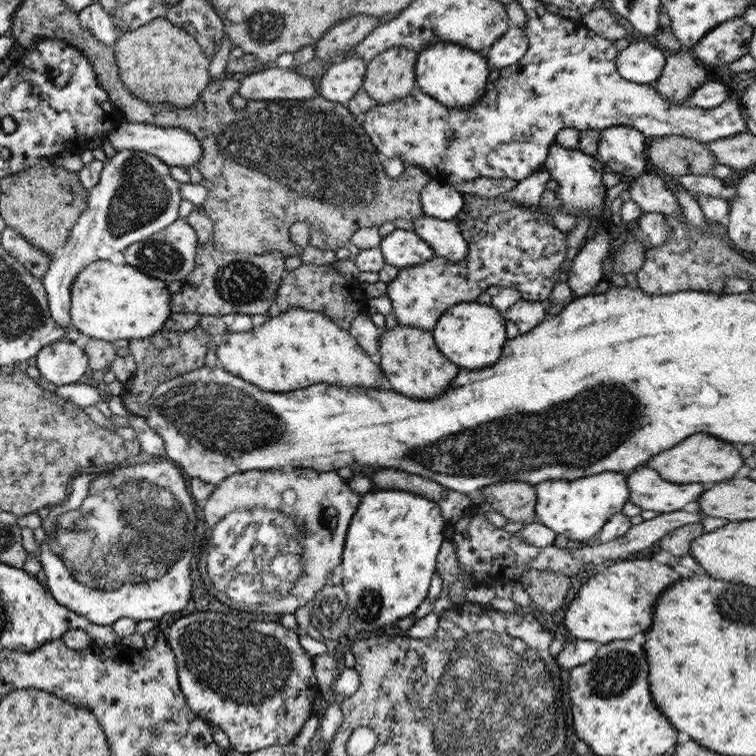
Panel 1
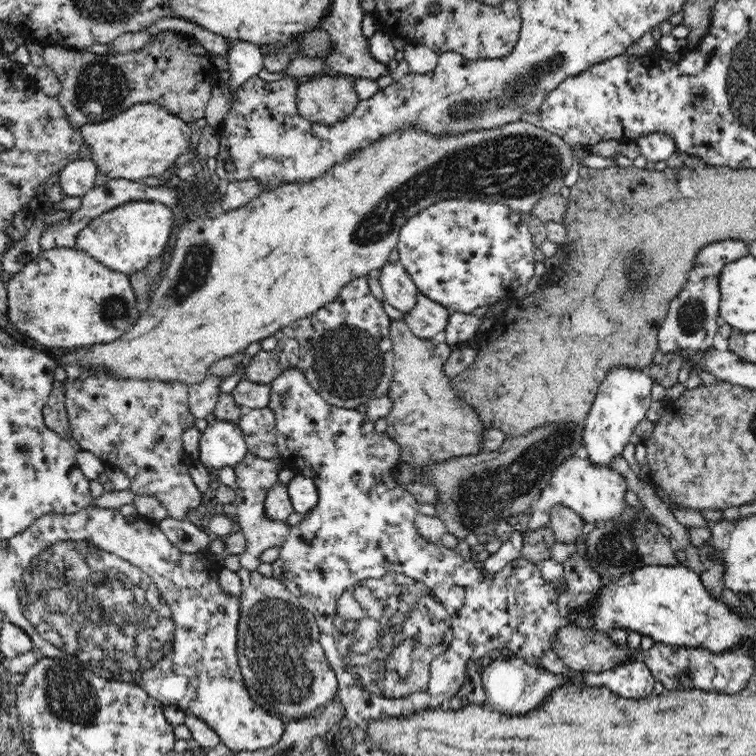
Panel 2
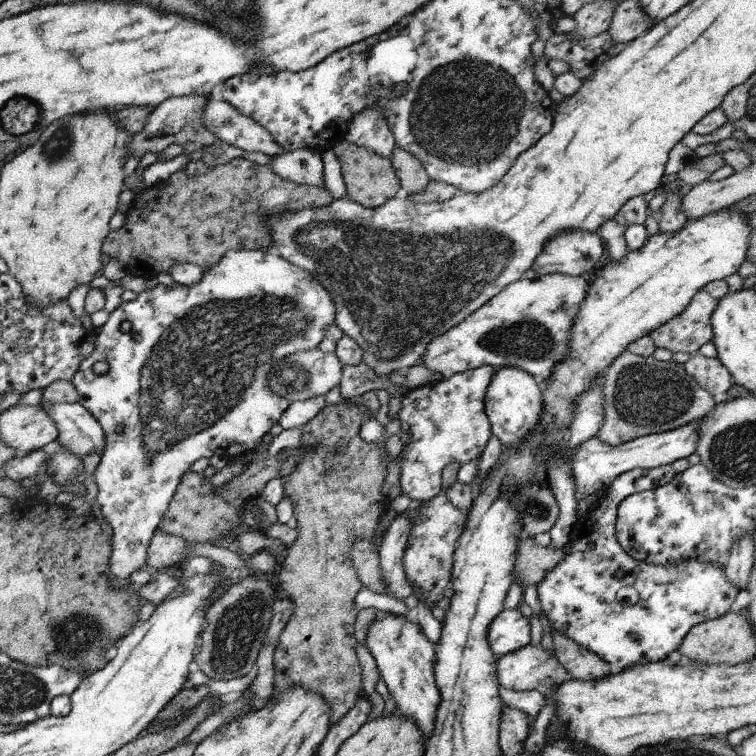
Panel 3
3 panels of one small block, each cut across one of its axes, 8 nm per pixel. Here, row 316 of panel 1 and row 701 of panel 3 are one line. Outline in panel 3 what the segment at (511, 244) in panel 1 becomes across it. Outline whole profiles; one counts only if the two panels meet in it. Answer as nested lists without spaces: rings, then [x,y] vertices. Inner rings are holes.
[[[381,613],[373,619],[367,628],[364,645],[396,704],[395,710],[415,721],[425,742],[434,728],[434,714],[440,699],[433,672],[435,646],[411,617],[391,613]]]

